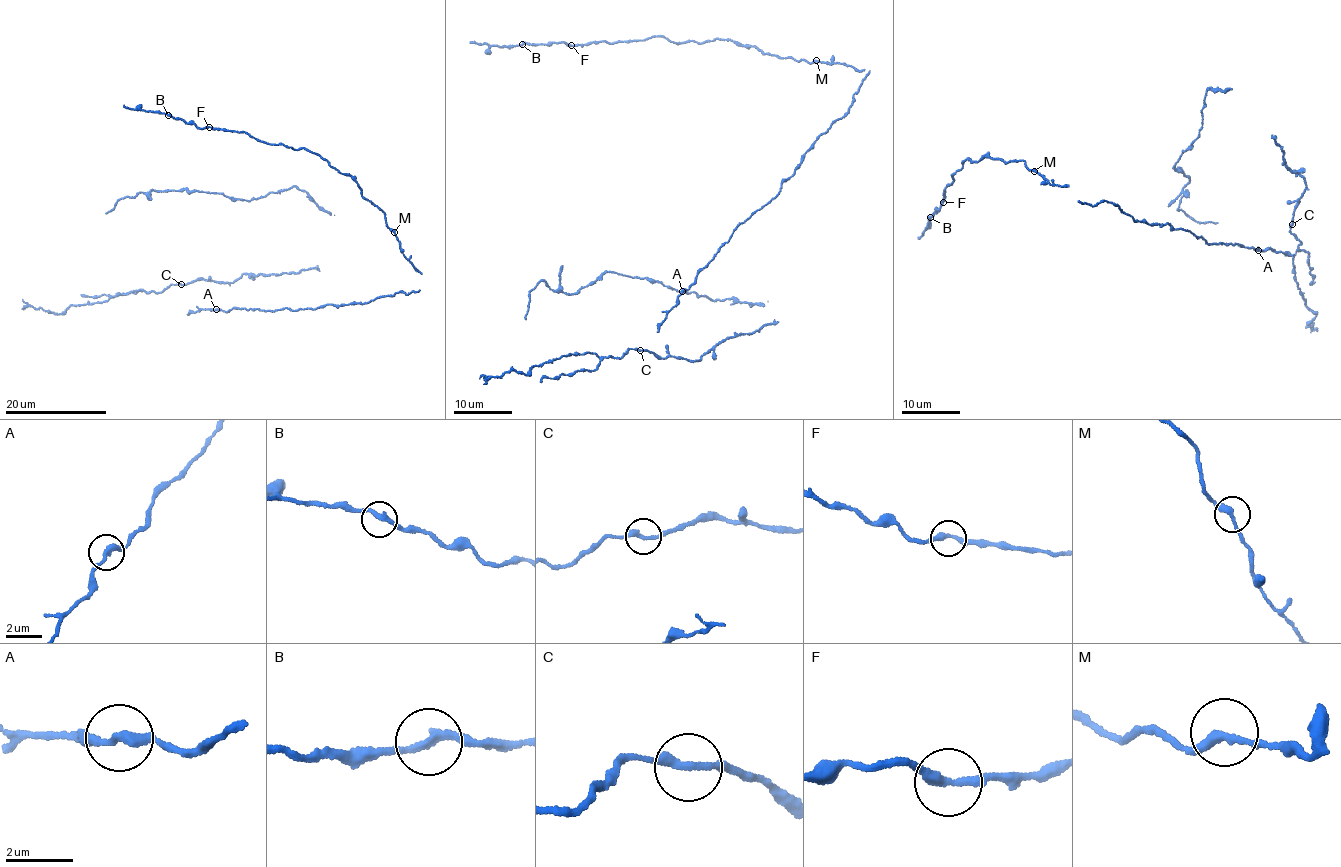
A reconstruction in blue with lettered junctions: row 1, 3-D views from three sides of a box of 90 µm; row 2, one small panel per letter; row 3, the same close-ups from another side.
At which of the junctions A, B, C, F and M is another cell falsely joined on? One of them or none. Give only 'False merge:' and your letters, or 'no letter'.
False merge: no letter

